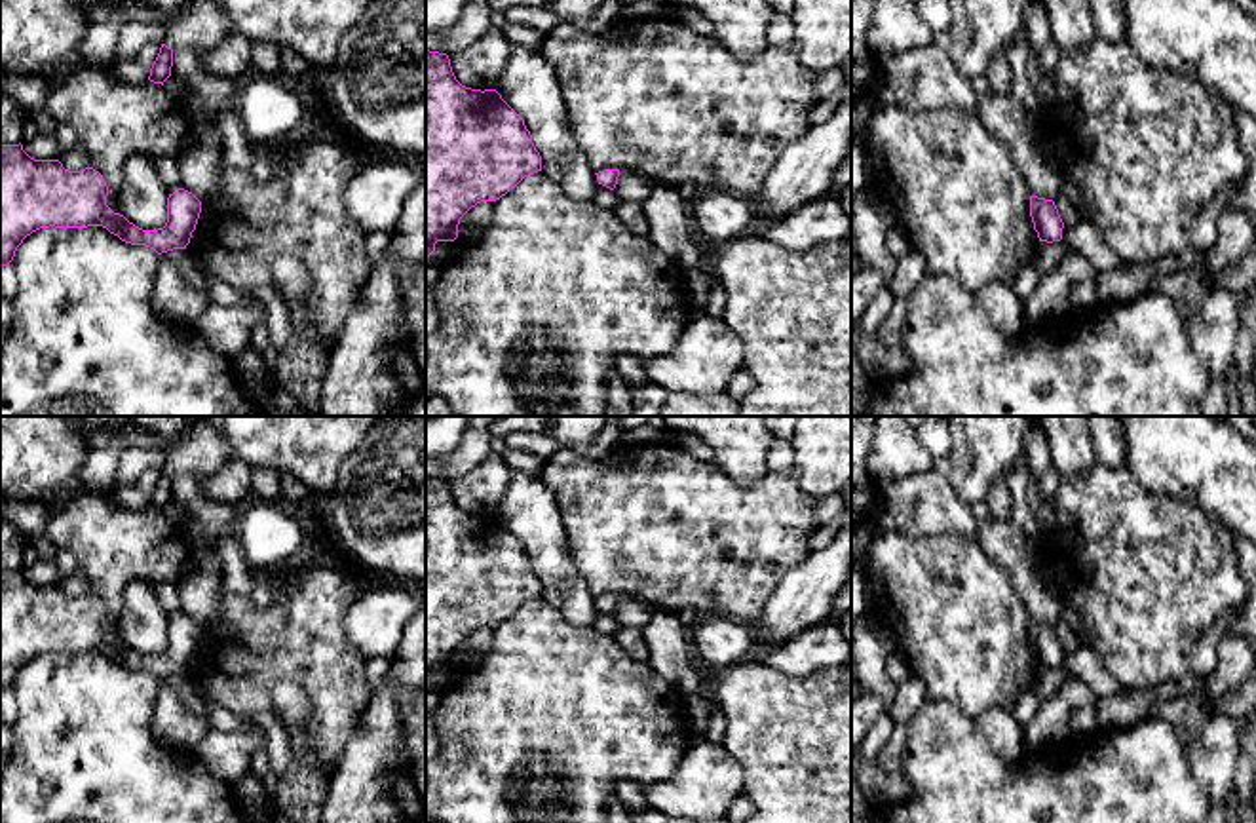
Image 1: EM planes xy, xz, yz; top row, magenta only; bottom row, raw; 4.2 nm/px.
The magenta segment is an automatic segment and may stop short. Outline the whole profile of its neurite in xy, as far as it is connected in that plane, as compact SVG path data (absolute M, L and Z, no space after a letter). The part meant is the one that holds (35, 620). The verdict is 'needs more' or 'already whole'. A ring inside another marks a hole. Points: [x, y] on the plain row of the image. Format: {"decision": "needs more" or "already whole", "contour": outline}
{"decision": "already whole", "contour": "M0 568L0 692L40 654L103 652L122 667L146 671L158 680L186 675L201 627L179 614L167 623L167 648L143 656L106 631L108 612L99 597L68 597L59 585L34 585L23 570Z"}

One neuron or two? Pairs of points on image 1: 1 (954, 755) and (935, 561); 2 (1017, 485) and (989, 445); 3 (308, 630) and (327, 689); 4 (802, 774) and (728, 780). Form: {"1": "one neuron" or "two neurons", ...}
{"1": "two neurons", "2": "two neurons", "3": "one neuron", "4": "two neurons"}

